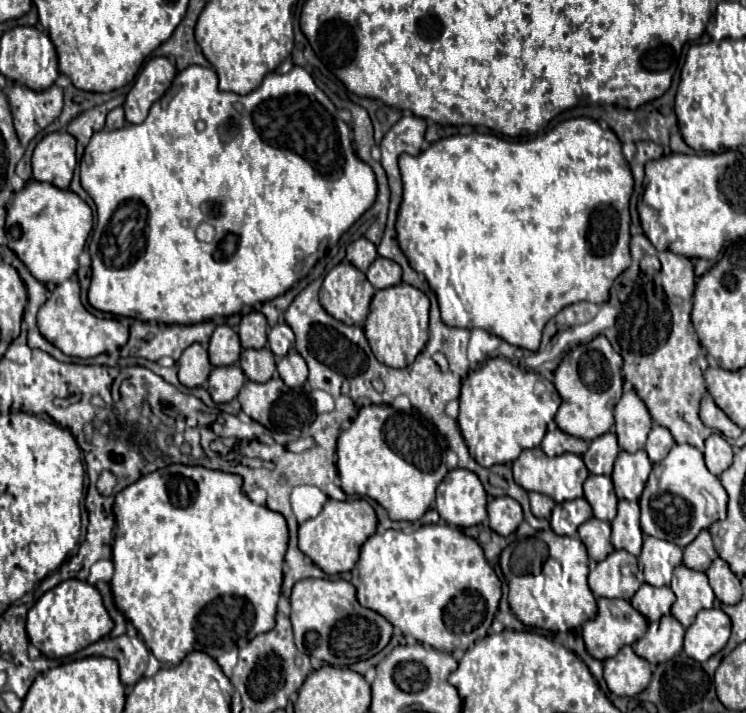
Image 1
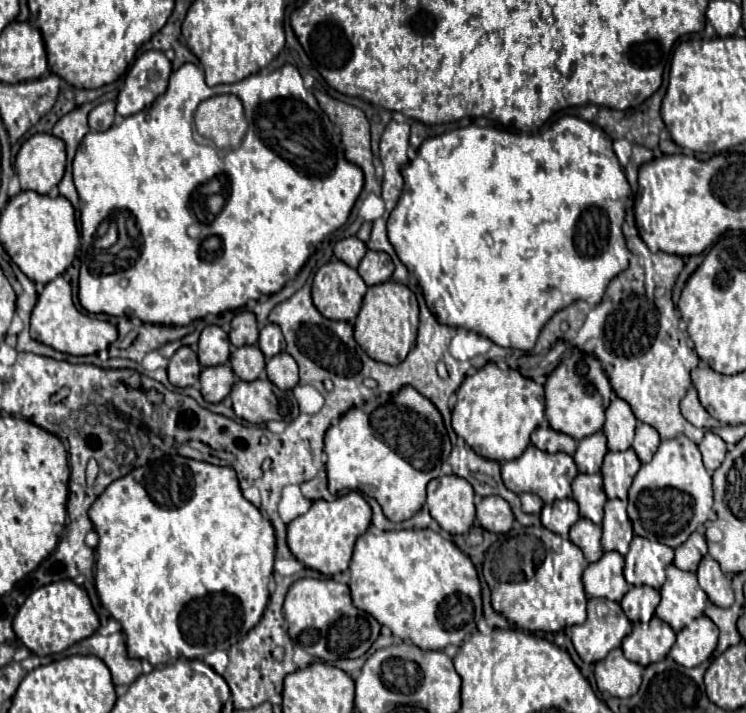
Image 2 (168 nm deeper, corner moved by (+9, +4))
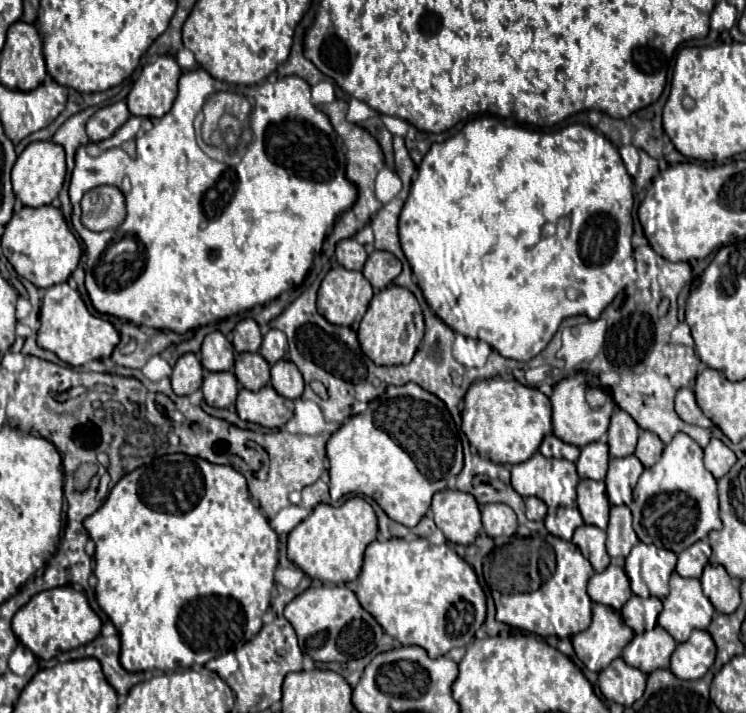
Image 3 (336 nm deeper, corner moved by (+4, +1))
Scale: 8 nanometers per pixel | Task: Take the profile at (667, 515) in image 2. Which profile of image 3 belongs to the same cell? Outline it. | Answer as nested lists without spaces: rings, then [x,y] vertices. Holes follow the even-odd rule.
[[[676,433],[664,447],[658,463],[644,469],[640,485],[632,491],[634,503],[642,509],[642,527],[650,535],[650,541],[662,549],[674,551],[676,555],[696,541],[704,541],[710,531],[722,529],[722,521],[718,517],[716,479],[704,467],[702,455],[700,445],[692,437]]]

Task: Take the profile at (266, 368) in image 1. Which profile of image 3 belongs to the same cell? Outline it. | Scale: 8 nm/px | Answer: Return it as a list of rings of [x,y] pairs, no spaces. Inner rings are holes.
[[[240,353],[236,355],[234,375],[246,389],[262,389],[270,381],[270,365],[260,353]]]

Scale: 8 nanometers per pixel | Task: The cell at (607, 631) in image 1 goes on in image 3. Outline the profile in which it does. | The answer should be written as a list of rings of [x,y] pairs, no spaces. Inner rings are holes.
[[[592,605],[592,625],[572,639],[578,659],[590,671],[606,669],[620,657],[624,645],[634,637],[632,629],[624,625],[618,611],[606,605]]]

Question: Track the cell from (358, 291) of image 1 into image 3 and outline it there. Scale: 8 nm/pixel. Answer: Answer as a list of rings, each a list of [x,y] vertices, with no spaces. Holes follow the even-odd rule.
[[[334,267],[318,289],[318,313],[334,325],[358,323],[372,299],[372,285],[360,271]]]

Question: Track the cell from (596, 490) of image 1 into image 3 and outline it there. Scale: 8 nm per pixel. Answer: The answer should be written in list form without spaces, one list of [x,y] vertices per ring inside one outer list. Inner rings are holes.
[[[584,479],[578,483],[576,493],[578,493],[576,505],[578,505],[578,511],[584,523],[606,529],[608,511],[610,511],[610,503],[606,497],[606,485],[602,481]]]

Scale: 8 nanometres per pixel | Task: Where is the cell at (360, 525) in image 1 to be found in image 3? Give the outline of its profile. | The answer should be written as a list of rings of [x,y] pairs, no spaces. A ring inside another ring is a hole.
[[[350,497],[340,507],[318,505],[314,511],[296,525],[288,535],[288,559],[300,567],[308,577],[324,583],[350,583],[356,581],[366,547],[376,539],[378,521],[368,501],[362,497]]]

